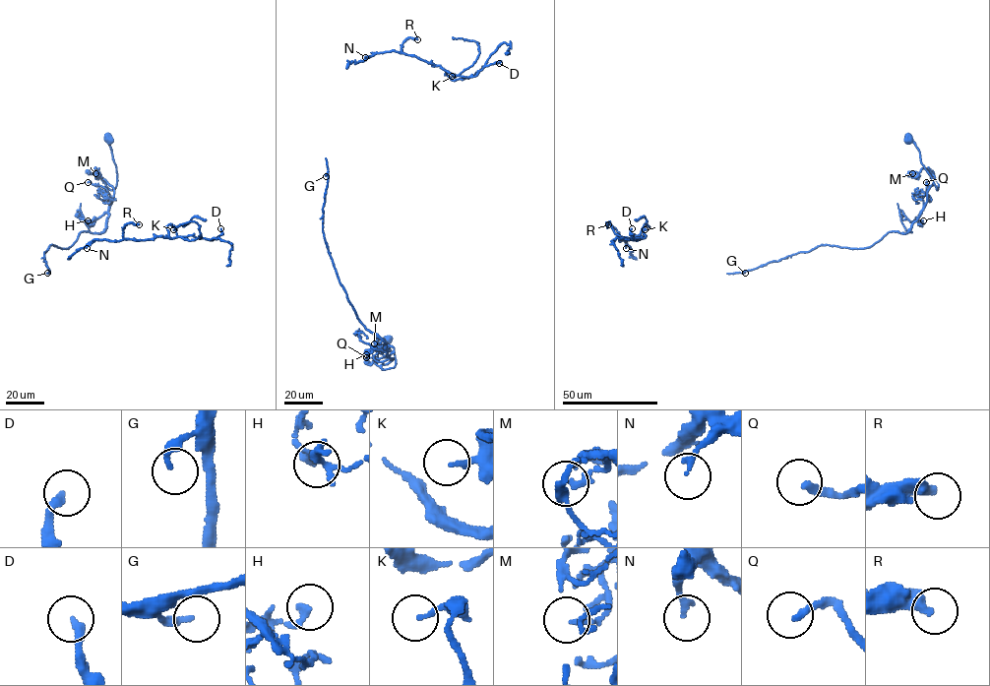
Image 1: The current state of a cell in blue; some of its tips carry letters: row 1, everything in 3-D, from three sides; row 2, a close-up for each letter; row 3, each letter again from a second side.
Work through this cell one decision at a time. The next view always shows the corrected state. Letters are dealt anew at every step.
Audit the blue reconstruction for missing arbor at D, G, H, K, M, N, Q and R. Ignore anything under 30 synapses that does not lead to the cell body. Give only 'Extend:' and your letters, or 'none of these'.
Extend: Q

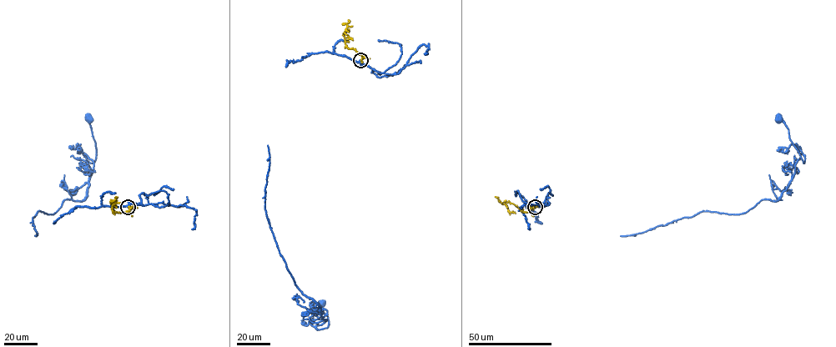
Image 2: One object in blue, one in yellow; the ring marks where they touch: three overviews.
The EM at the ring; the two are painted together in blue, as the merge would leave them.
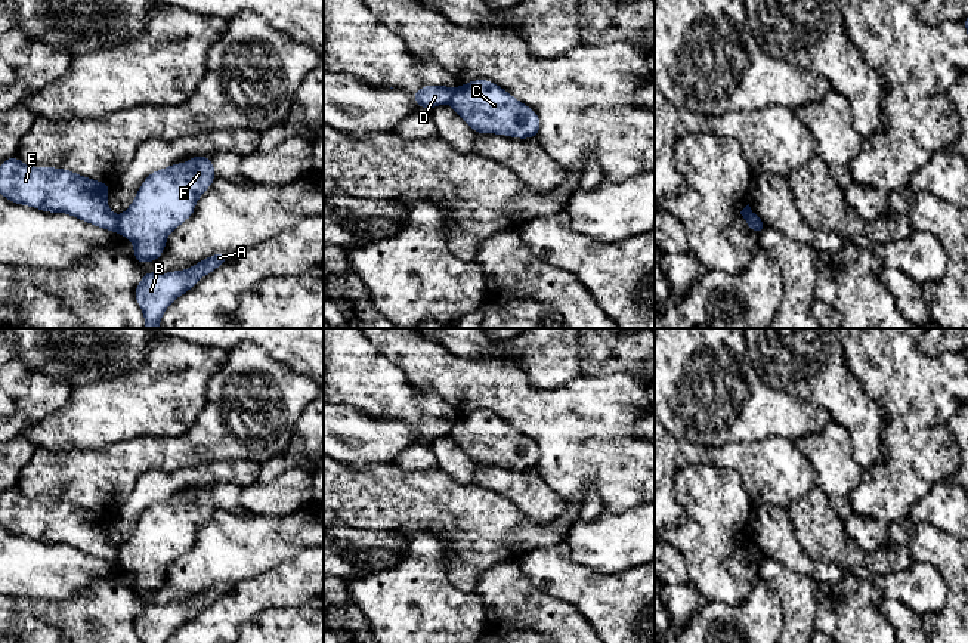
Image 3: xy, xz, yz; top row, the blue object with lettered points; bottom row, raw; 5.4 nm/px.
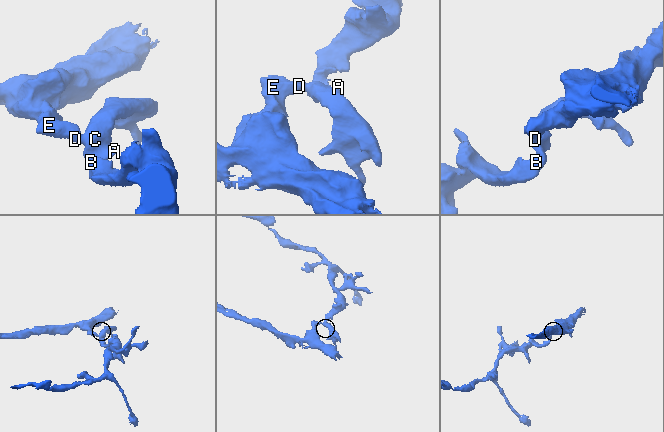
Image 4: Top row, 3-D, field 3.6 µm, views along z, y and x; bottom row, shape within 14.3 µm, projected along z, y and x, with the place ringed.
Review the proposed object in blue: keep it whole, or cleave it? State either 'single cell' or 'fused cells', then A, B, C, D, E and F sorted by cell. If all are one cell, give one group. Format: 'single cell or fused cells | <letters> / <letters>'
fused cells | A B C F / D E

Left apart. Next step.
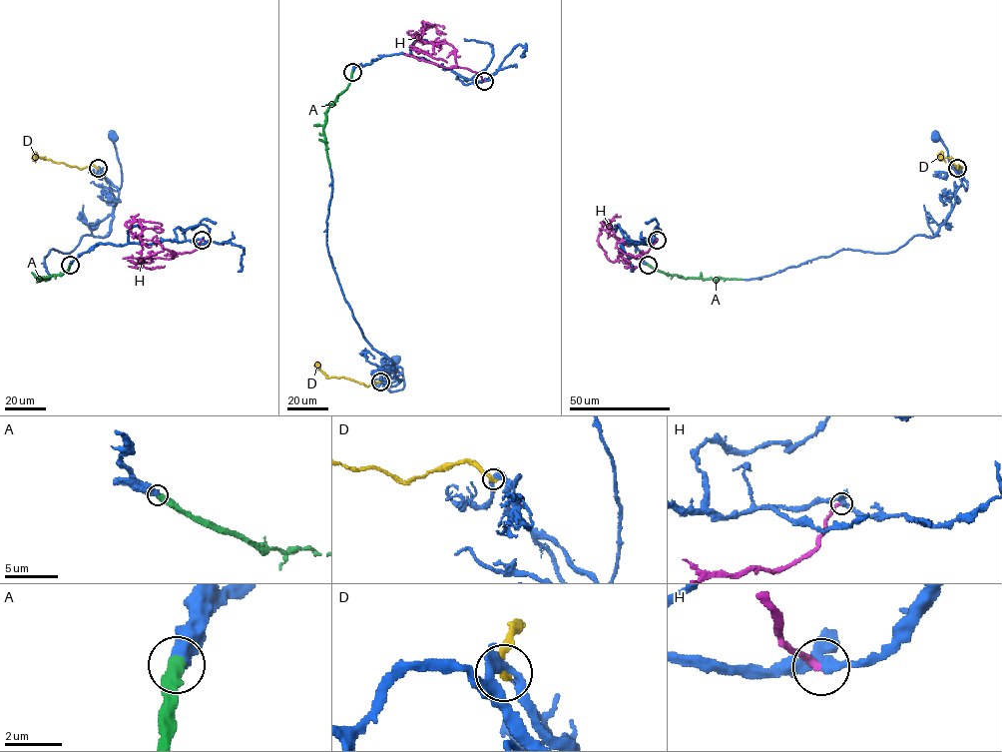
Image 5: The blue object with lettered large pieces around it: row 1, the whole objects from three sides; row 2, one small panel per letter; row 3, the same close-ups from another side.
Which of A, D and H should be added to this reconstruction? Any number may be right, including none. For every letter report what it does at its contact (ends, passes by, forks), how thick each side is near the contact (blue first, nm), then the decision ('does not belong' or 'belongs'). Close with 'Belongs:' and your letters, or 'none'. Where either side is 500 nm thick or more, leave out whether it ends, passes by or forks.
A: calibres 550 and 550 nm; belongs
D: it ends; calibres 240 and 300 nm; does not belong
H: it ends; calibres 240 and 240 nm; does not belong
Belongs: A

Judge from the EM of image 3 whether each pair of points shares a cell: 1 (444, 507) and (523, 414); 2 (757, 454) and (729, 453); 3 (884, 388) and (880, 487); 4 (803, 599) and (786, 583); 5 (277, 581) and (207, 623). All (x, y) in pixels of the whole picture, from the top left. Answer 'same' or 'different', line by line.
1: different
2: same
3: same
4: same
5: same

